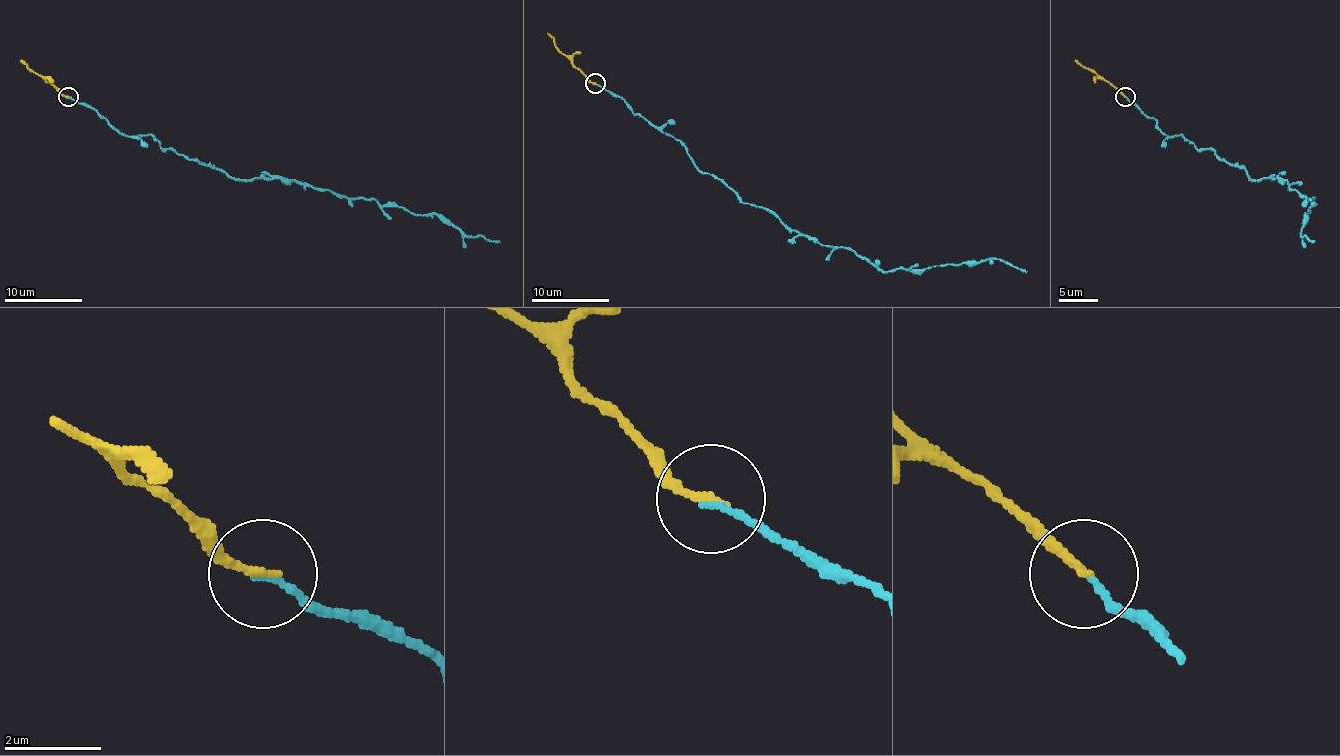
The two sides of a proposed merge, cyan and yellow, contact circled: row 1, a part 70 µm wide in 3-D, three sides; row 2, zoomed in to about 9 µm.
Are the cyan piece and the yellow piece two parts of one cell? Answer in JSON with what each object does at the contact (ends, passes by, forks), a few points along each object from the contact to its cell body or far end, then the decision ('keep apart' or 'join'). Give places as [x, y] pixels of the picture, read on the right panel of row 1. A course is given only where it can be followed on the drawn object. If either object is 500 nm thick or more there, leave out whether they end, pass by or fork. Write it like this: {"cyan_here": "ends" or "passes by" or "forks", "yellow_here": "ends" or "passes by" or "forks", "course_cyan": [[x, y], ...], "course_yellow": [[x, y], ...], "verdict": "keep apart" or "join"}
{"cyan_here": "ends", "yellow_here": "ends", "course_cyan": [[1126, 96], [1166, 135], [1211, 149], [1252, 180], [1277, 178], [1314, 199], [1300, 236], [1314, 242]], "course_yellow": [[1126, 96], [1075, 59]], "verdict": "join"}

